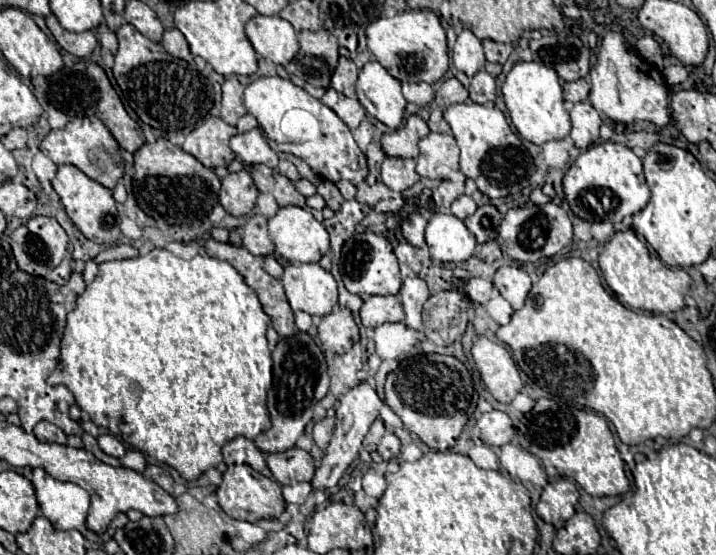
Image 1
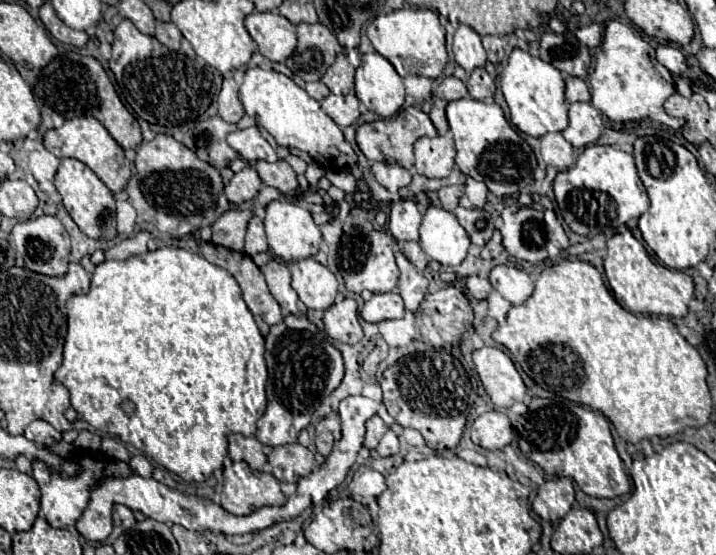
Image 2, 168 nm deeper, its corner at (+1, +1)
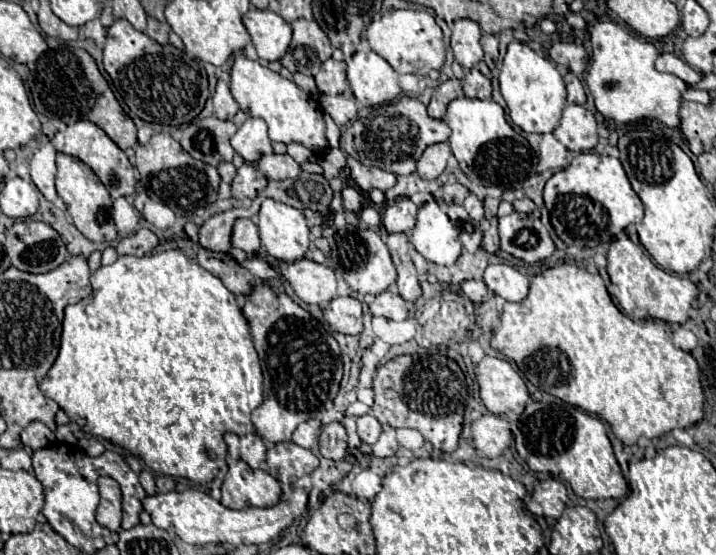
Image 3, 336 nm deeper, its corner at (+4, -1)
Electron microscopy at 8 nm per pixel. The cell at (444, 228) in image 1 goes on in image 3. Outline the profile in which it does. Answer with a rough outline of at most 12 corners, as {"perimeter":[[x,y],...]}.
{"perimeter":[[436,201],[420,207],[410,243],[426,261],[454,265],[458,229]]}

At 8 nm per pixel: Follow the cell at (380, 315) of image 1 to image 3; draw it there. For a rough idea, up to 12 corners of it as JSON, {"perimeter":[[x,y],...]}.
{"perimeter":[[396,291],[376,295],[370,305],[374,317],[404,321],[406,303]]}

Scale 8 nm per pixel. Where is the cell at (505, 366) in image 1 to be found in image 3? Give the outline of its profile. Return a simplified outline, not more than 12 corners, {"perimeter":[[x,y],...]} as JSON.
{"perimeter":[[506,359],[476,365],[480,397],[494,415],[522,413],[530,401]]}

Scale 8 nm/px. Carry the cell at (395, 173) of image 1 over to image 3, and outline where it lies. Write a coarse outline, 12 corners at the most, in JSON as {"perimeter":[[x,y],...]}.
{"perimeter":[[348,159],[350,175],[362,191],[388,191],[396,175]]}

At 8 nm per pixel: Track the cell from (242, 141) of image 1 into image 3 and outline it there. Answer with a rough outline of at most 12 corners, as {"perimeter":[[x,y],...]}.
{"perimeter":[[248,117],[230,139],[246,163],[272,153],[266,123]]}

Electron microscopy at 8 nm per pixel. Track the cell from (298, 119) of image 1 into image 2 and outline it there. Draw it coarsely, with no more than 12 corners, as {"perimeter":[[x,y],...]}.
{"perimeter":[[261,67],[245,113],[325,169],[357,161],[341,129],[293,79]]}

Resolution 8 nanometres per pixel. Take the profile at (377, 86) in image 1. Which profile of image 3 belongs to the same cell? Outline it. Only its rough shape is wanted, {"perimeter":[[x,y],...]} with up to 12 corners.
{"perimeter":[[374,51],[348,63],[354,97],[384,105],[402,95],[398,73]]}

